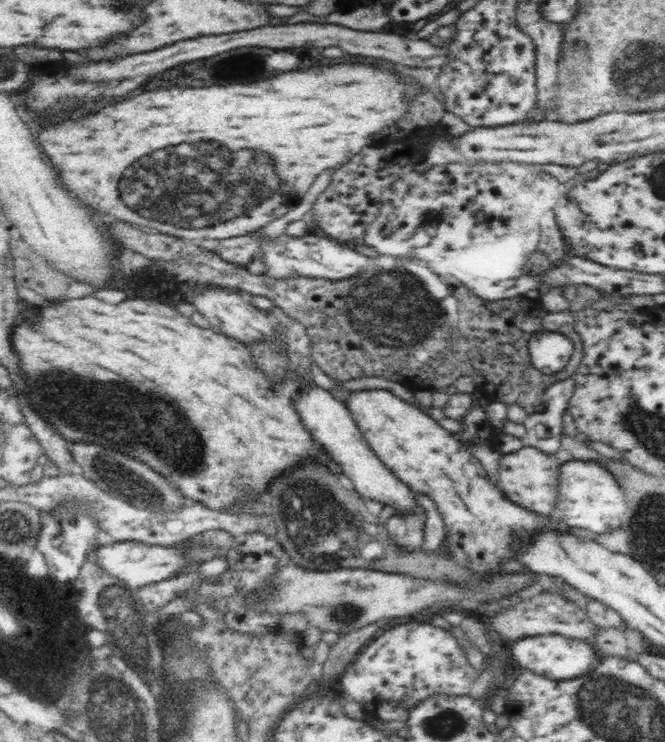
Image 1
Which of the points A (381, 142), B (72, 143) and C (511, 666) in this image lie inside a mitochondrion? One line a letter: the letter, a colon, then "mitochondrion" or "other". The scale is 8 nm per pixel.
A: other
B: other
C: other

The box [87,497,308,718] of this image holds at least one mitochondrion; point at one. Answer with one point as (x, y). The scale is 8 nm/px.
(111, 599)

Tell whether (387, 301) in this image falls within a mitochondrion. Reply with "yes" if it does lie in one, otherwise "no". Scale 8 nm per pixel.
yes

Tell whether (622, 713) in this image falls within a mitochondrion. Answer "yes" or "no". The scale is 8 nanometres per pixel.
yes

